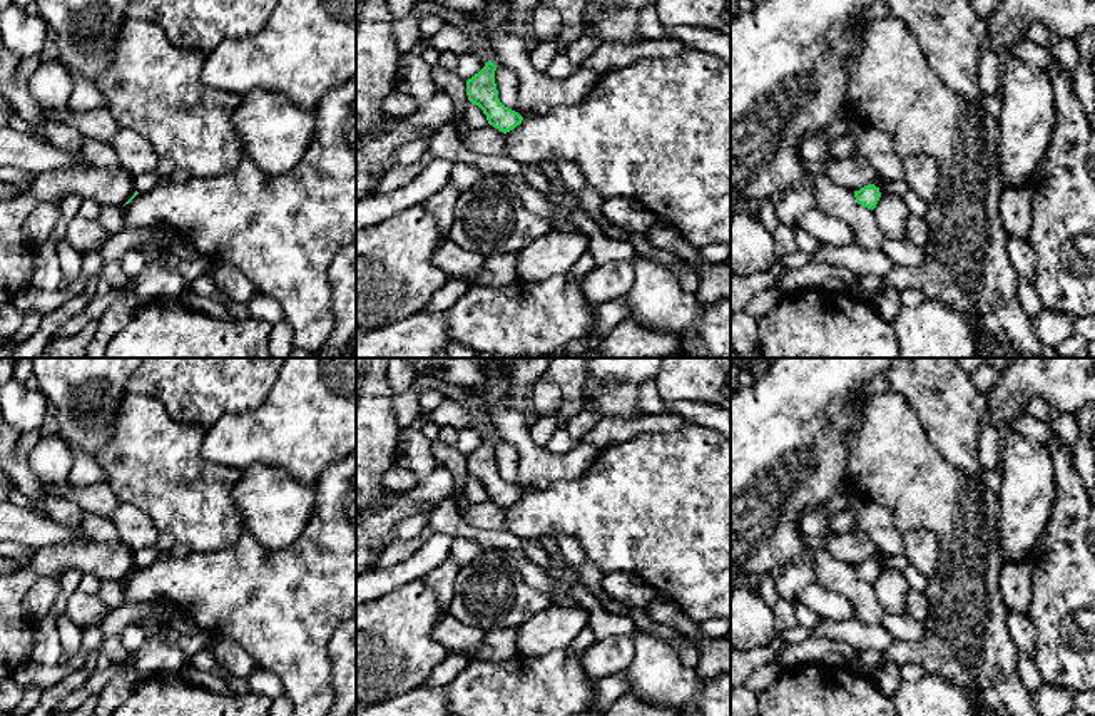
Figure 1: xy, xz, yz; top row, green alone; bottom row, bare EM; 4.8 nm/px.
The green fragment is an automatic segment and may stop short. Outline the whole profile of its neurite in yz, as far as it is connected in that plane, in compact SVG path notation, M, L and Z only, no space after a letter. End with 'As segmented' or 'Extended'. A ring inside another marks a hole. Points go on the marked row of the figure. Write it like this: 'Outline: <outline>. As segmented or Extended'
Outline: M868 184L859 191L854 191L854 197L858 204L873 211L881 197L881 192L874 184Z. As segmented

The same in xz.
Outline: M488 60L478 74L466 80L466 95L483 110L490 125L507 134L520 125L523 117L500 102L495 70L497 65Z. As segmented

